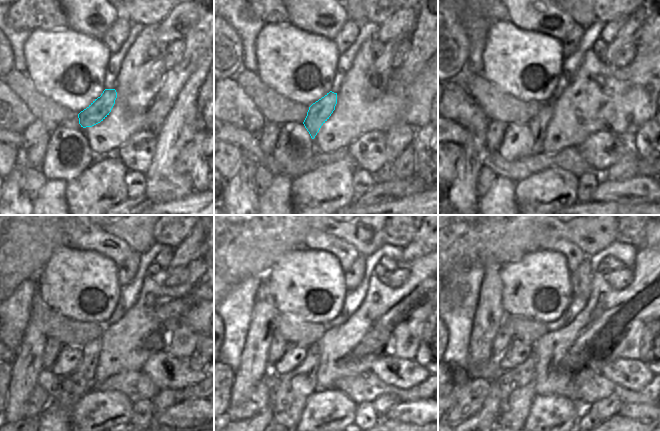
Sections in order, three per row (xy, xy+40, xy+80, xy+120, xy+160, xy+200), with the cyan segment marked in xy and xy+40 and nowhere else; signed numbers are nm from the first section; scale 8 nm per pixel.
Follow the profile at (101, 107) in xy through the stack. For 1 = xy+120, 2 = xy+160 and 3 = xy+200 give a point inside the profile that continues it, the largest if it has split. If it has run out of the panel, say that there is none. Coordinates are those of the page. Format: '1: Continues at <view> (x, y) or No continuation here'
1: Continues at xy+120 (76, 384)
2: Continues at xy+160 (292, 389)
3: Continues at xy+200 (516, 386)

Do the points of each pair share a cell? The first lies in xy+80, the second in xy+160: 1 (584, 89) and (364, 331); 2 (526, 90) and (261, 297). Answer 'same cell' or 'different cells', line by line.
1: same cell
2: different cells

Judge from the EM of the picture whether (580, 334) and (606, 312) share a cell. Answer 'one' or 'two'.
one

